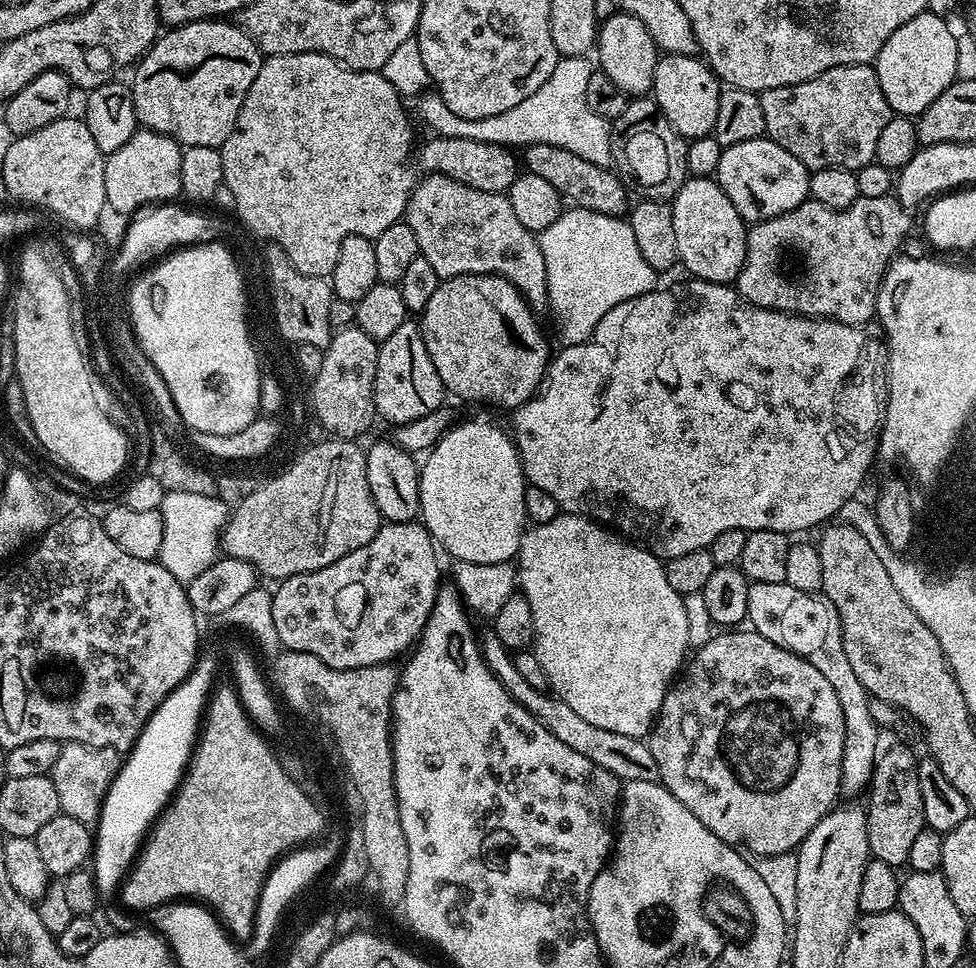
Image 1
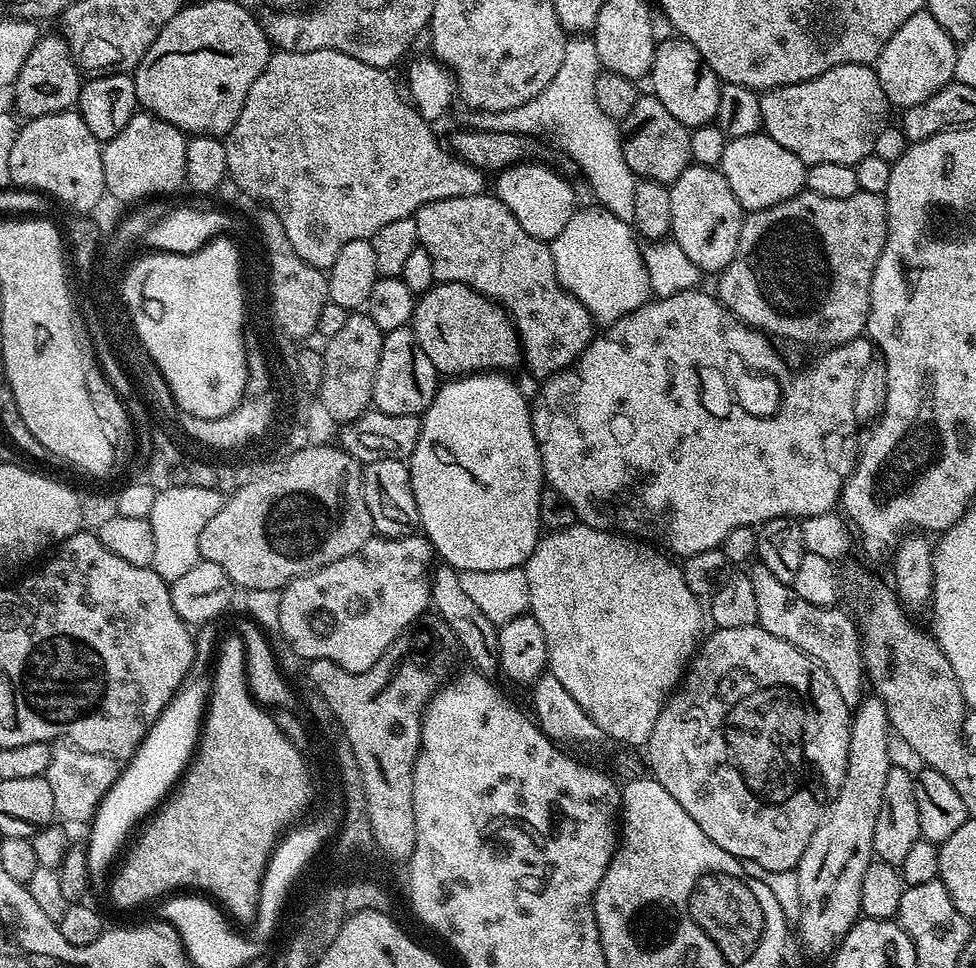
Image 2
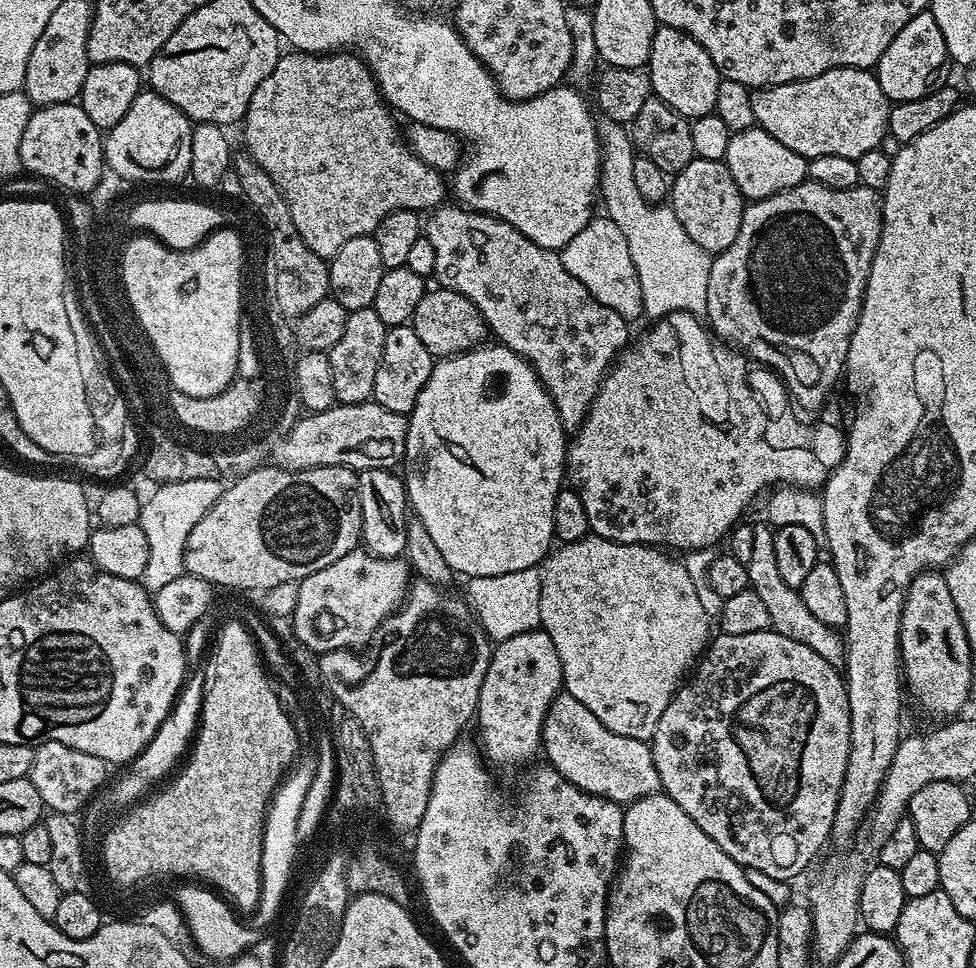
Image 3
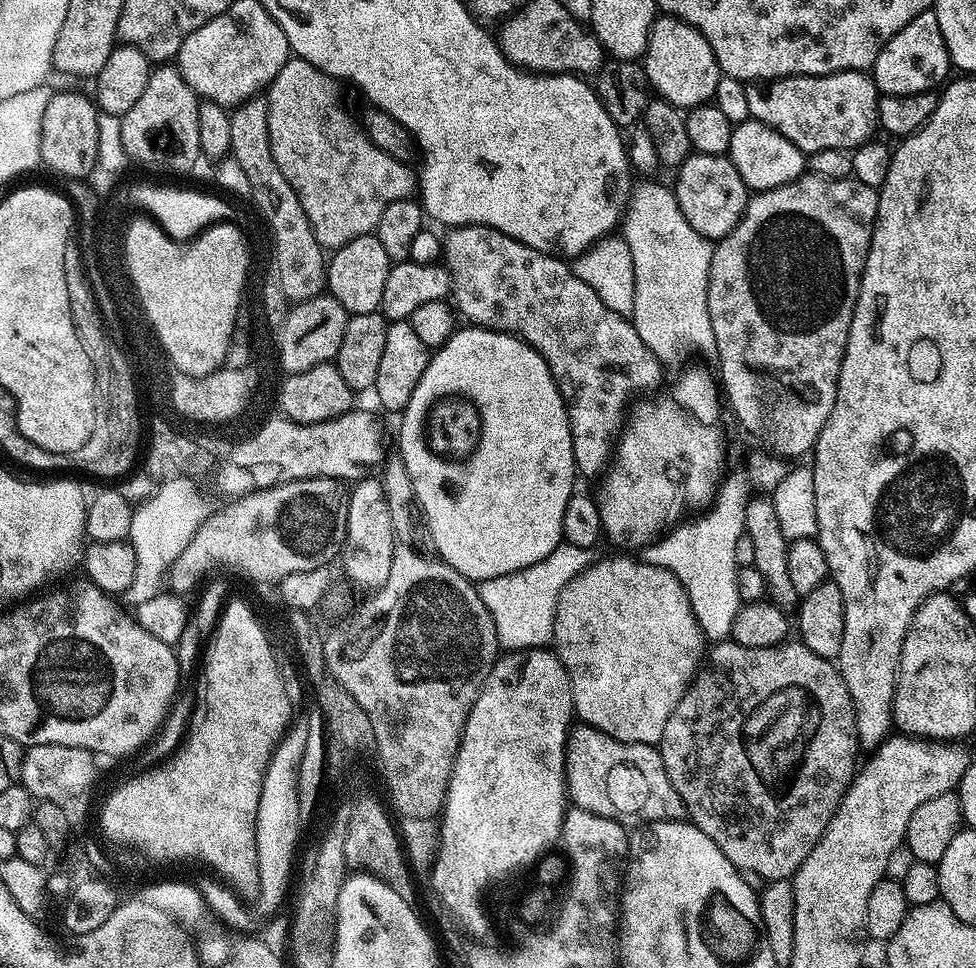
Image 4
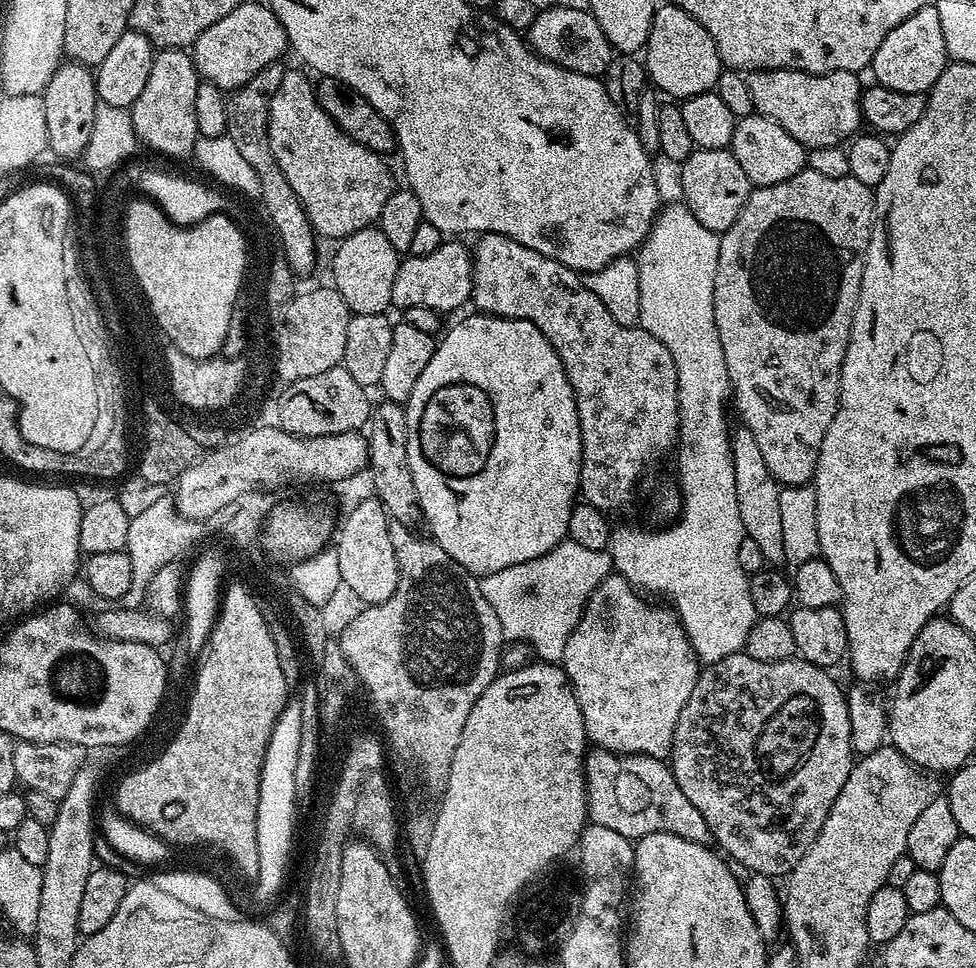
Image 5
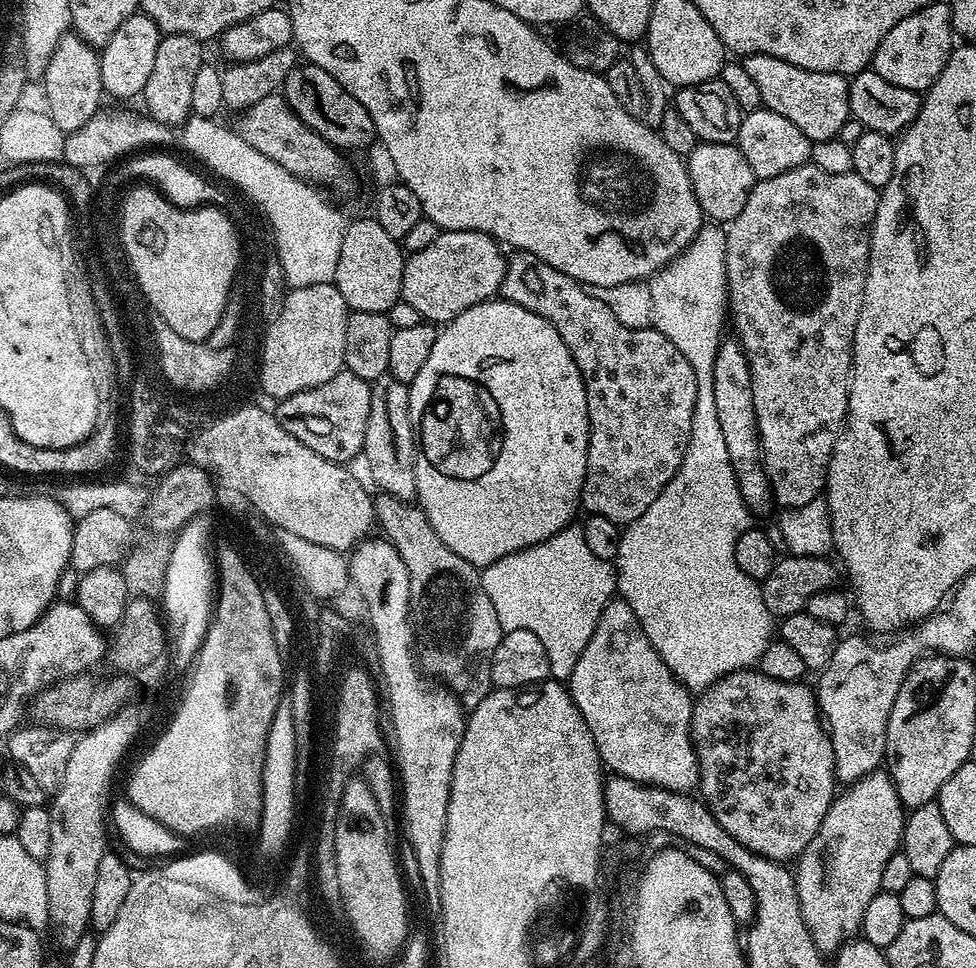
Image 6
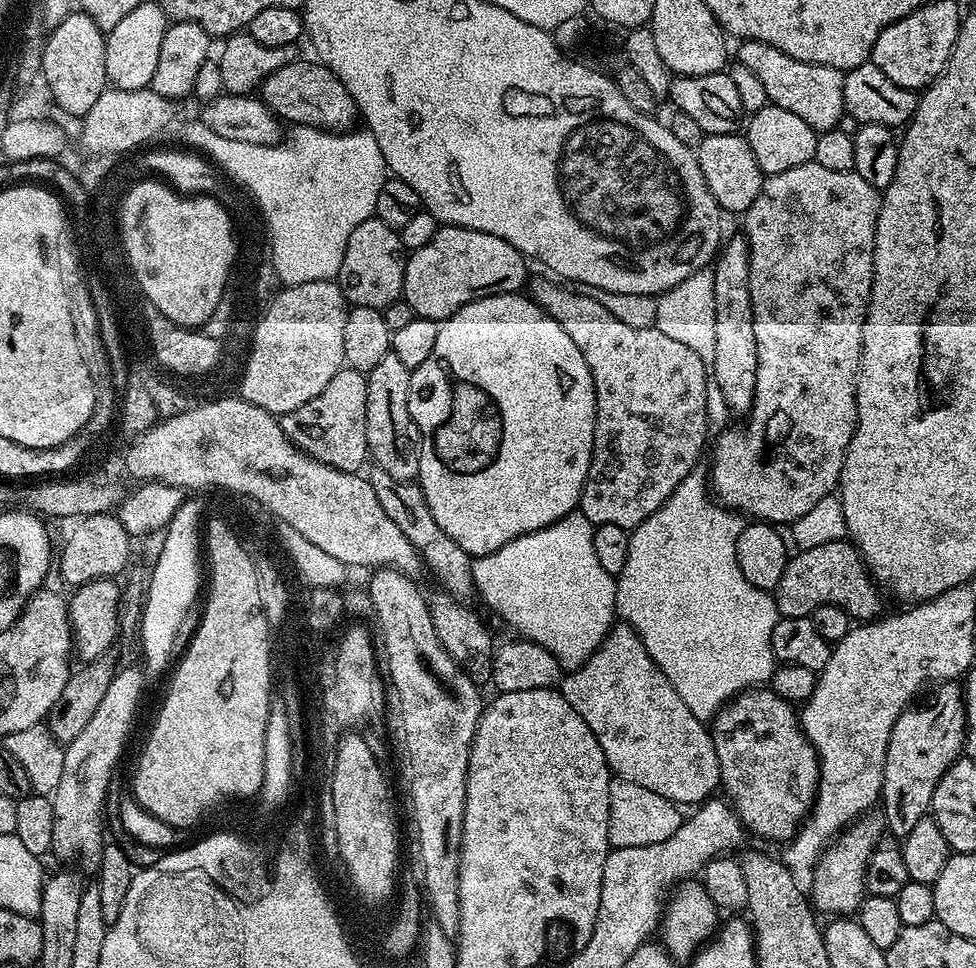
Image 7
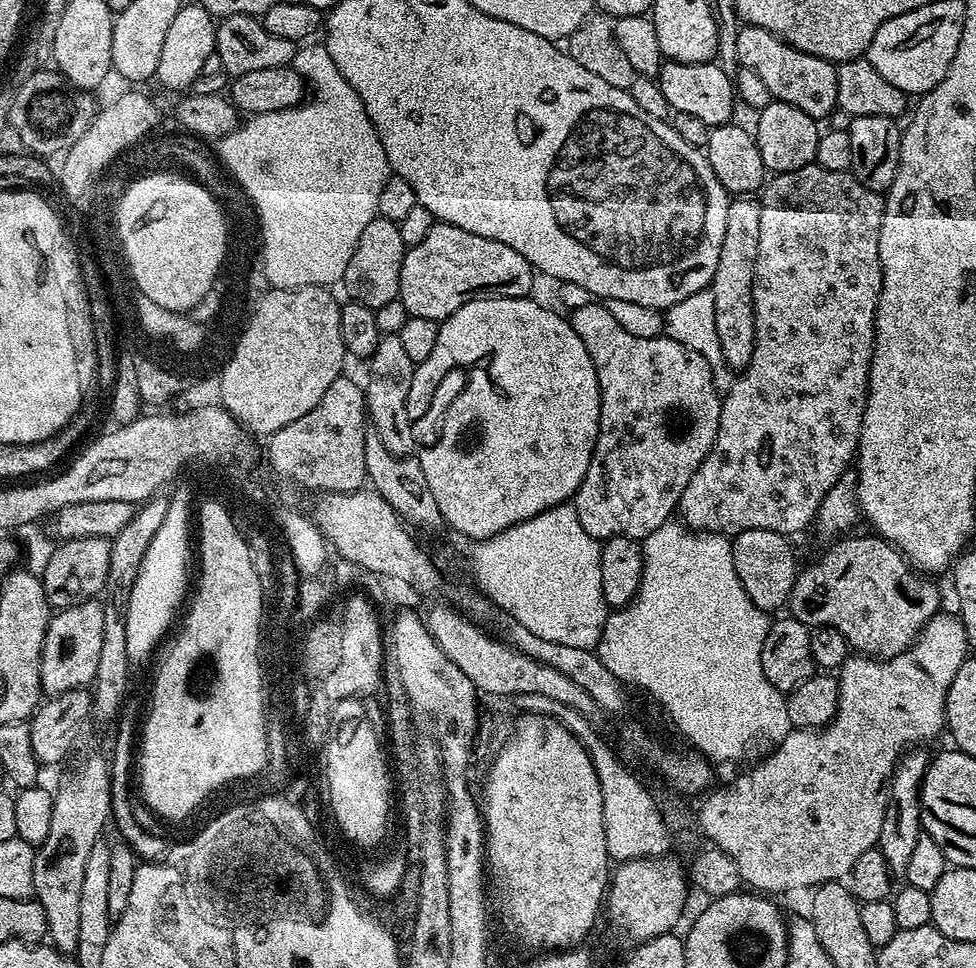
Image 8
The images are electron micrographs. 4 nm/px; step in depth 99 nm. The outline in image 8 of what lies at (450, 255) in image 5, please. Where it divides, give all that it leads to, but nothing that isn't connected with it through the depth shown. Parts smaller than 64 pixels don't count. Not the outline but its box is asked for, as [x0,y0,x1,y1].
[398,222,532,322]

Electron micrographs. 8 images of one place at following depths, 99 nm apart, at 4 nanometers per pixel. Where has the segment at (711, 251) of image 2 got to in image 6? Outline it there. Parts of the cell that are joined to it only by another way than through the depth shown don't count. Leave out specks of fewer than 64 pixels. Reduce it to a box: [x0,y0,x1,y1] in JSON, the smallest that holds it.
[686,143,757,222]

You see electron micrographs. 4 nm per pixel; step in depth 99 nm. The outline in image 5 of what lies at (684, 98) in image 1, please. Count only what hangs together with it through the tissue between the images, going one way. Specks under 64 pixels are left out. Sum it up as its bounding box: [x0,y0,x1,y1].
[642,2,722,98]

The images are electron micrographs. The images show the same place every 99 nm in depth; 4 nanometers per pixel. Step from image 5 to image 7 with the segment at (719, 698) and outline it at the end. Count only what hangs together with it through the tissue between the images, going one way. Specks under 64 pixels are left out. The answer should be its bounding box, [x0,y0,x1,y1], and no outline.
[710,686,820,840]

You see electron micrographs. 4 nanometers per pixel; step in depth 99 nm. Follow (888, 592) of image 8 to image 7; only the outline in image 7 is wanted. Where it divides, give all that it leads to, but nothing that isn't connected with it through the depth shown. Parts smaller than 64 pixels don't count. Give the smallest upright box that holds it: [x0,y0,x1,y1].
[774,538,881,622]

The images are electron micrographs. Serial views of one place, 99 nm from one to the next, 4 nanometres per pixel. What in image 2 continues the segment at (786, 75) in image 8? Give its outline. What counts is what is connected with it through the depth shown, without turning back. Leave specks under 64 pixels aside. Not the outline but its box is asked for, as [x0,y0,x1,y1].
[760,64,890,166]

